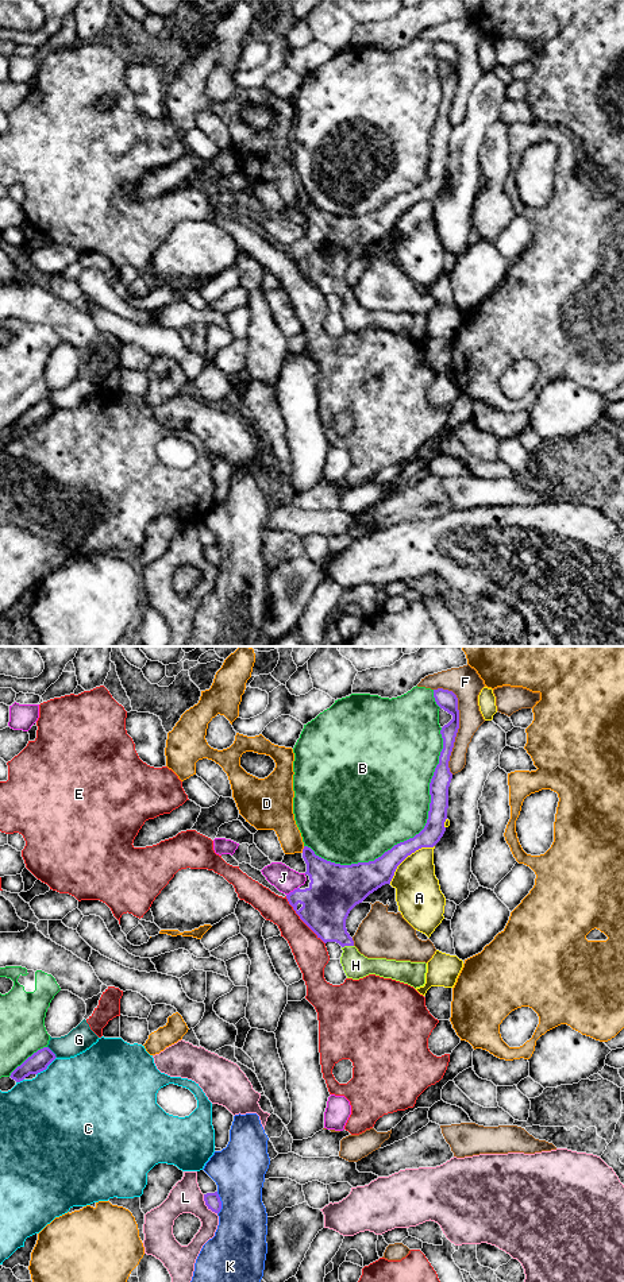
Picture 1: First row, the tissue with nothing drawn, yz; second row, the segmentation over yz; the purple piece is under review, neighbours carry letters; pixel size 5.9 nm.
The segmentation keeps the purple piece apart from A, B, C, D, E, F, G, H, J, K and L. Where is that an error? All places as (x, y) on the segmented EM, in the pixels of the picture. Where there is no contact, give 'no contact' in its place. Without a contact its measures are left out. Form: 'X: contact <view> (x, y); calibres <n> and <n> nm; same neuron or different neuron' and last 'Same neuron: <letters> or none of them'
A: contact yz (407, 856); calibres 170 and 280 nm; different neuron
B: contact yz (415, 835); calibres 130 and 480 nm; different neuron
C: contact yz (46, 1068); calibres 120 and 500 nm; different neuron
D: contact yz (303, 849); calibres 240 and 180 nm; different neuron
E: contact yz (301, 919); calibres 300 and 200 nm; different neuron
F: contact yz (458, 726); calibres 120 and 170 nm; different neuron
G: contact yz (52, 1051); calibres 120 and 150 nm; different neuron
H: contact yz (347, 945); calibres 280 and 160 nm; same neuron
J: contact yz (293, 891); calibres 300 and 150 nm; different neuron
K: contact yz (220, 1203); calibres 90 and 320 nm; different neuron
L: contact yz (207, 1205); calibres 90 and 190 nm; different neuron
Same neuron: H

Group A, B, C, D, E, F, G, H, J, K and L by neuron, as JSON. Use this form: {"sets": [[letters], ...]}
{"sets": [["A"], ["B"], ["C"], ["D"], ["E"], ["F"], ["G"], ["H"], ["J"], ["K"], ["L"]]}

